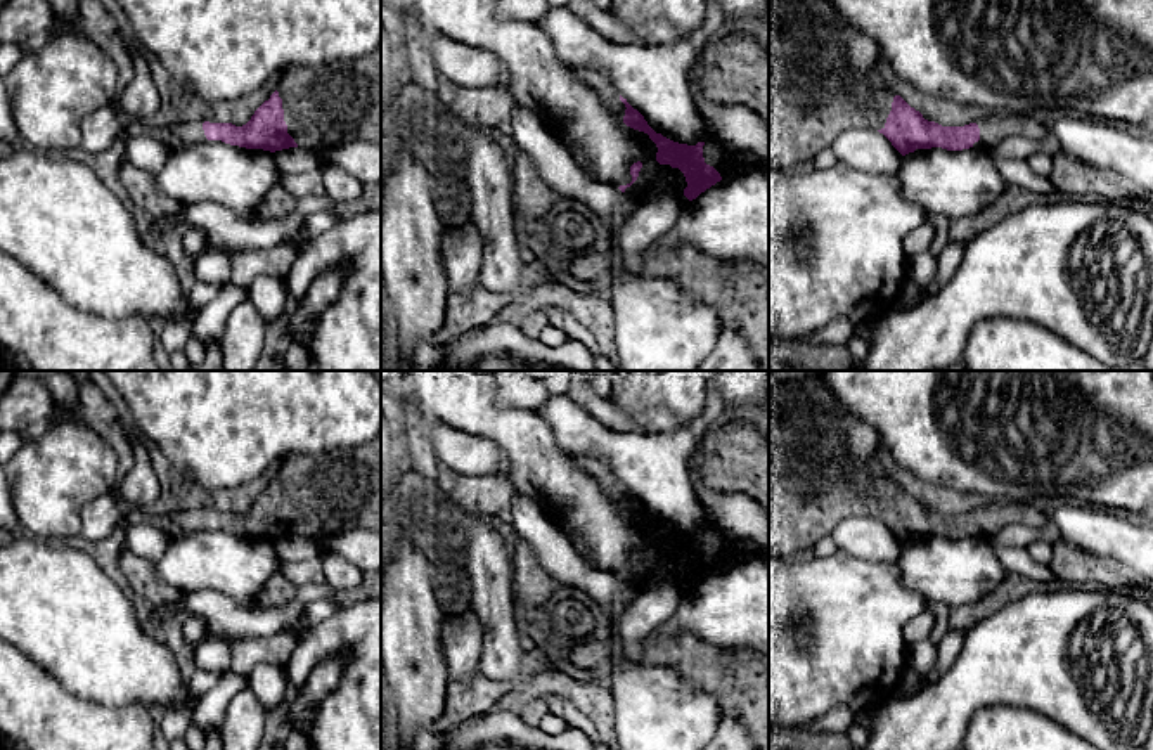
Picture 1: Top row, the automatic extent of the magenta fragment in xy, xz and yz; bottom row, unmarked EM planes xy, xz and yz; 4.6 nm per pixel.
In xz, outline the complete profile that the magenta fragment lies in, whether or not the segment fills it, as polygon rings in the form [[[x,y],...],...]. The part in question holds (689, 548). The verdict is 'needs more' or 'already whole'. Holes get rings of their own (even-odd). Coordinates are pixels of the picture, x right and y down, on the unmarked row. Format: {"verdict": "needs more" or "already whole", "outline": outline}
{"verdict": "needs more", "outline": [[[573,456],[573,461],[578,468],[590,473],[599,482],[599,485],[608,492],[608,495],[618,508],[622,508],[627,514],[649,523],[649,527],[658,535],[656,549],[660,553],[670,553],[672,556],[679,556],[684,561],[687,570],[684,584],[689,589],[696,587],[701,580],[705,580],[722,566],[731,565],[738,556],[744,554],[744,549],[727,537],[724,539],[736,549],[731,559],[718,561],[713,554],[705,551],[703,533],[713,528],[713,521],[706,508],[703,508],[705,520],[696,533],[673,530],[661,521],[656,521],[647,513],[644,504],[616,480],[613,471],[602,461],[583,456]]]}

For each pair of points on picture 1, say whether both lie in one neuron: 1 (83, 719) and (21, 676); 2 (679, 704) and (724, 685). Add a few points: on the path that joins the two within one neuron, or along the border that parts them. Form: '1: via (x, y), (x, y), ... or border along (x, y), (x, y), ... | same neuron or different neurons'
1: via (68, 719), (37, 691) | same neuron
2: border along (670, 669), (696, 688), (705, 690), (724, 717) | different neurons

